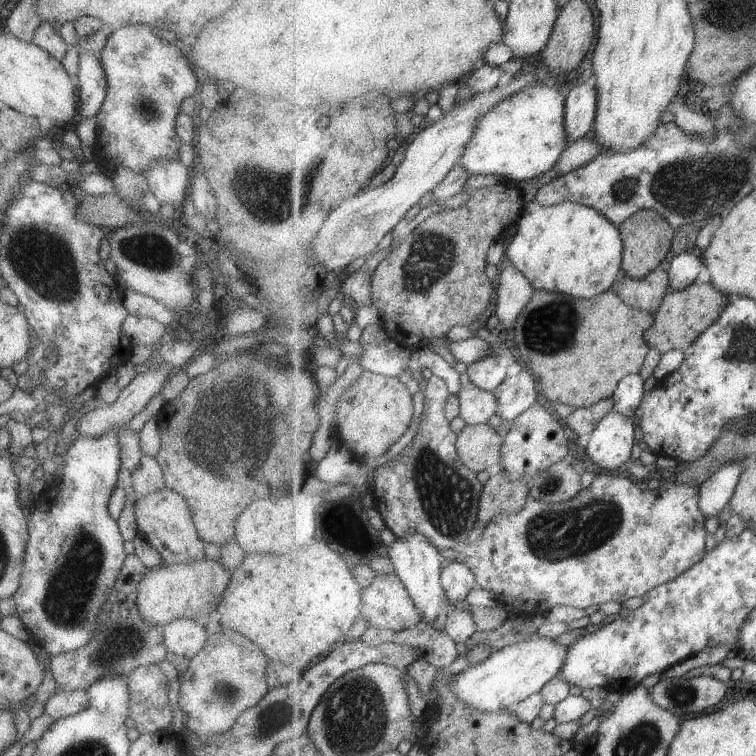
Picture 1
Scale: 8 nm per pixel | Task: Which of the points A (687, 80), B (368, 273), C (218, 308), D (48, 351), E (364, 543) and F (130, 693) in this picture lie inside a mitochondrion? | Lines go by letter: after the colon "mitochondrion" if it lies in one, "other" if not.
A: other
B: other
C: other
D: other
E: other
F: other

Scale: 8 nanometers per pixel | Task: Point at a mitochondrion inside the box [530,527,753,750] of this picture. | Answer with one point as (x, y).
(680, 694)

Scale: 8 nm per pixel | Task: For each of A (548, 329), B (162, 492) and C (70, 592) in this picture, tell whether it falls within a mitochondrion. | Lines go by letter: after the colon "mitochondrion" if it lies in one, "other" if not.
A: mitochondrion
B: other
C: mitochondrion

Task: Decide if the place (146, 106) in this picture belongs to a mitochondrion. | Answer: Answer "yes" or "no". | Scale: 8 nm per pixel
yes

